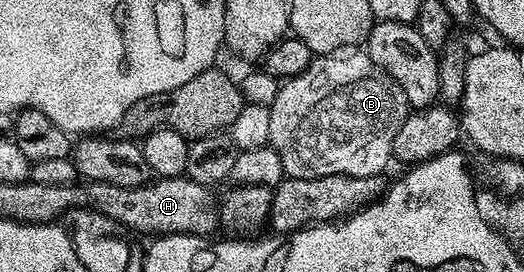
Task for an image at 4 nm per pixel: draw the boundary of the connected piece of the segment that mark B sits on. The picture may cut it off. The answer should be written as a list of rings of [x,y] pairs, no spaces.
[[[361,47],[341,48],[335,52],[323,52],[315,55],[314,61],[304,70],[304,74],[294,76],[285,81],[279,87],[276,98],[270,106],[272,114],[272,134],[270,135],[269,147],[280,154],[280,162],[284,162],[284,170],[287,176],[292,178],[324,178],[325,176],[380,176],[387,170],[386,167],[392,164],[394,154],[394,143],[396,142],[396,133],[400,126],[404,126],[406,117],[410,115],[412,109],[404,90],[394,79],[386,72],[385,68],[376,66],[372,58]]]

